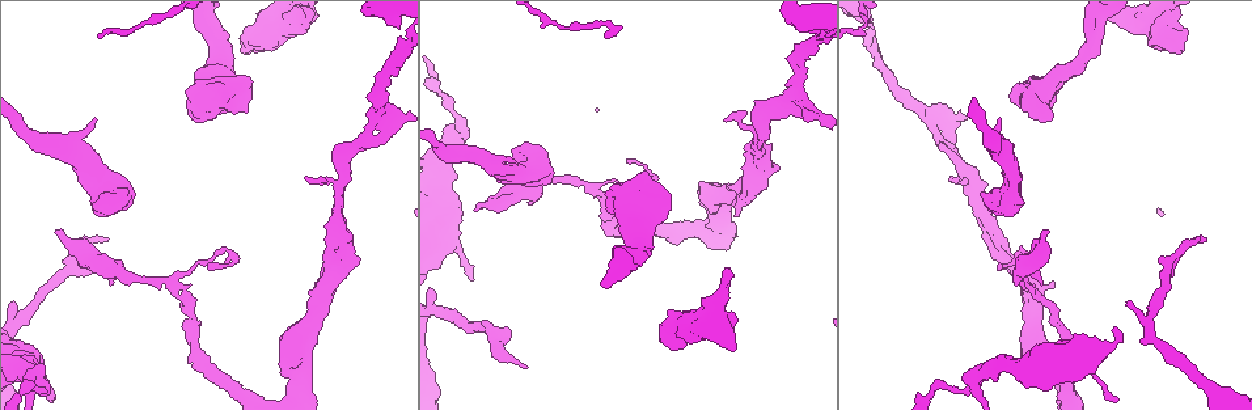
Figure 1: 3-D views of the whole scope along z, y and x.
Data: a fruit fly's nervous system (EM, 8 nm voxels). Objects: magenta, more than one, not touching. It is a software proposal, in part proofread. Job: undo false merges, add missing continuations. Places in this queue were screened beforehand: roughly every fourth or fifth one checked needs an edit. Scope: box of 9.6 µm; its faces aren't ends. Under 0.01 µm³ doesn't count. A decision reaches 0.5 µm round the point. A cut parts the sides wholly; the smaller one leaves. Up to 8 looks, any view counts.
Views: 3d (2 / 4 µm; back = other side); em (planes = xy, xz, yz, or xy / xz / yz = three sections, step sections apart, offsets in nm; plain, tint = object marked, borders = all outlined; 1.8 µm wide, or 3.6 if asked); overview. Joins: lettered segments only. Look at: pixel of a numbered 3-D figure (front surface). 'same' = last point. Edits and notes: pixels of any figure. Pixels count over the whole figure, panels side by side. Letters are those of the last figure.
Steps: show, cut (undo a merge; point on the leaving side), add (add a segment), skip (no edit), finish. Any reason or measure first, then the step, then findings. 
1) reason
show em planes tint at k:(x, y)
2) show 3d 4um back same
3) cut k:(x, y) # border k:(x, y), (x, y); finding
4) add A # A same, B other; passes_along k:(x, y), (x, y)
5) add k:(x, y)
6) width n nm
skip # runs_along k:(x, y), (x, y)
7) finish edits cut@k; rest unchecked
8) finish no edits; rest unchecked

stops while still wide
show em xy step 4 plain at 1:(1048, 231)

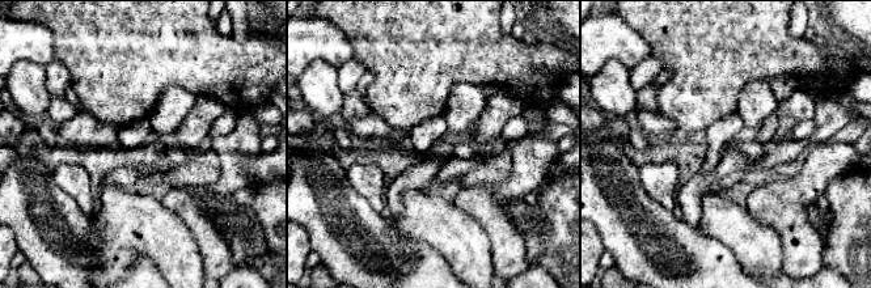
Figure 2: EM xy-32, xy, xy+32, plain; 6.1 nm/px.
show em xy step 4 borders same

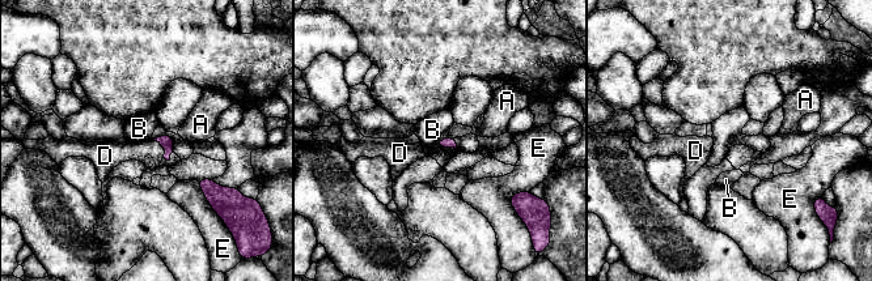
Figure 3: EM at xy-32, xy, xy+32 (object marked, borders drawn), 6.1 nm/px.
add D # A other, B other, D same, E other; passes_along 3:(165, 140), (164, 145), (148, 152); it goes on there

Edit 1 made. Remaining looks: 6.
redraw
show overview

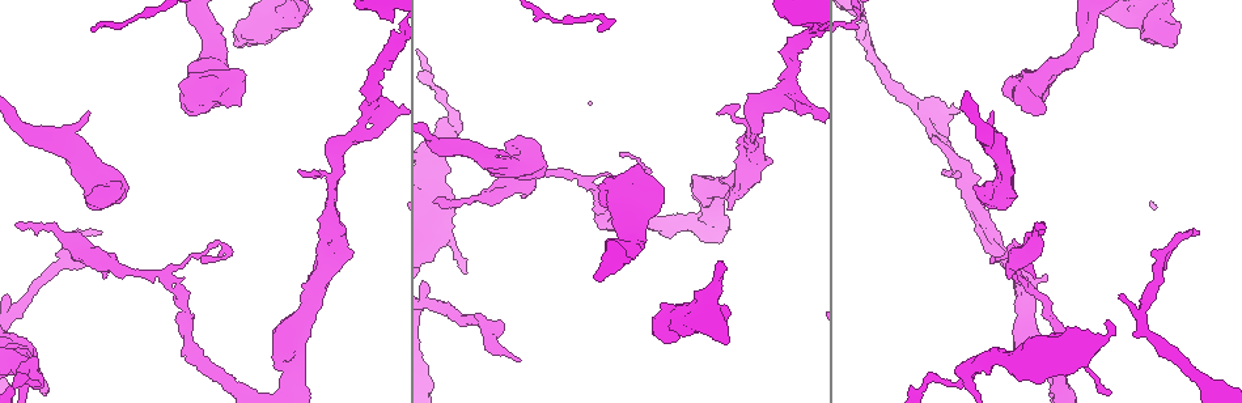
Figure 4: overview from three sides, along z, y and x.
branch stops here
show em planes plain at 4:(88, 113)

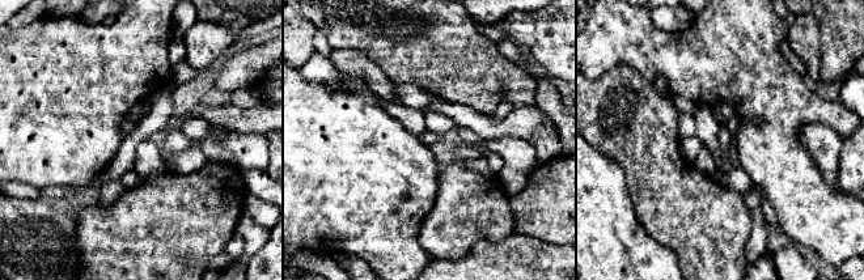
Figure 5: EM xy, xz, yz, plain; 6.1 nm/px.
show em planes borders same

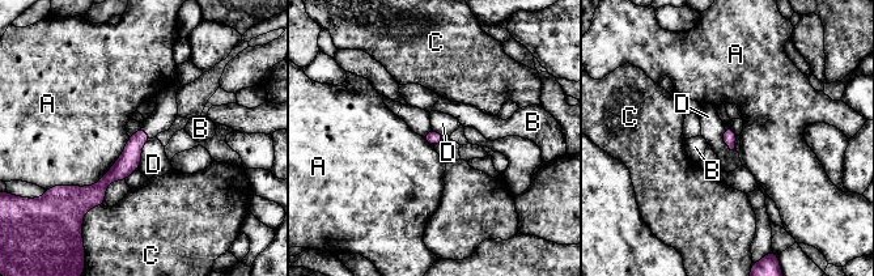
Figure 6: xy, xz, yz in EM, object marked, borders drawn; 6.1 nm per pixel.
skip # A other, B other, C other, D other; runs_along 6:(141, 134), (131, 156), (92, 196); none of them fits

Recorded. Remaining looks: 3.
an open end
show 3d 2um at 4:(500, 323)

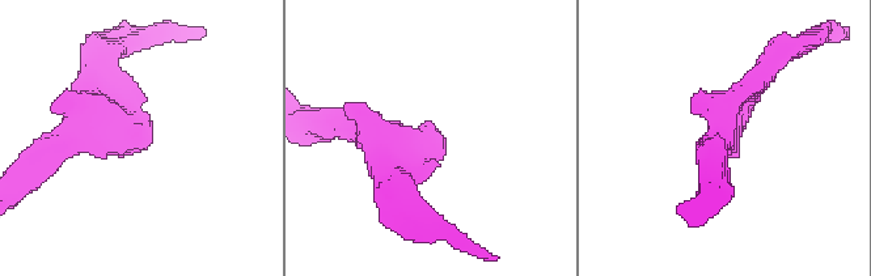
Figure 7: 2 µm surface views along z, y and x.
arm_widths 200, 200 nm
show em planes borders at 7:(139, 139)

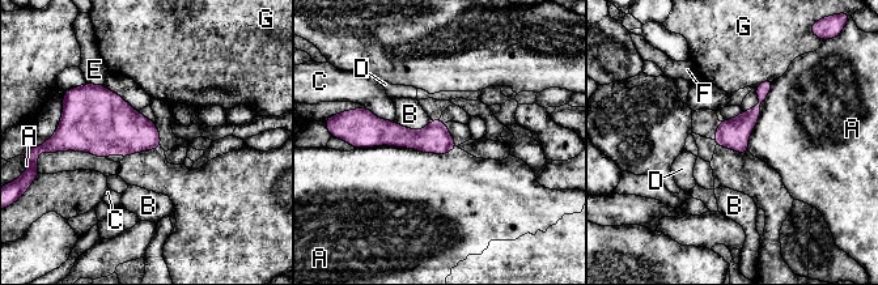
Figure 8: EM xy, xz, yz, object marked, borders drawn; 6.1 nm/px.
skip # A other, B other, C other, D other, E other, F other, G other; no lettered segment goes on from it

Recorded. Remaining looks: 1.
finish edits add@3; rest unchecked

